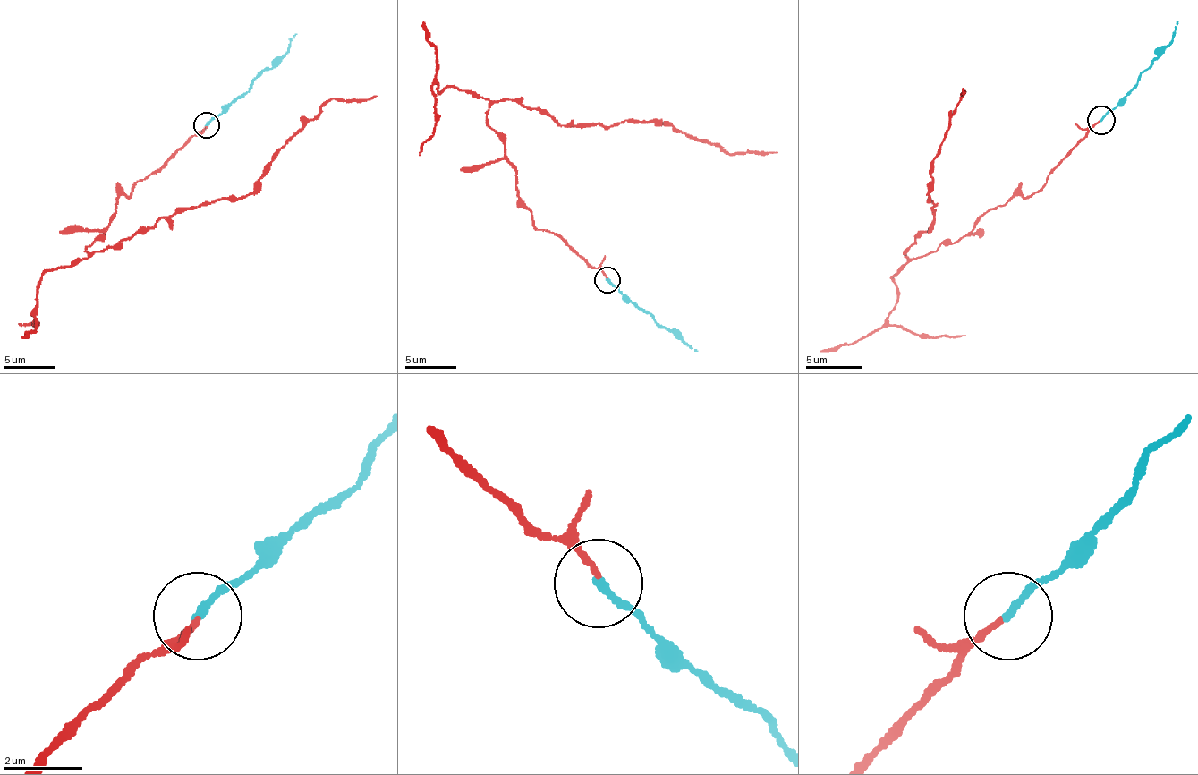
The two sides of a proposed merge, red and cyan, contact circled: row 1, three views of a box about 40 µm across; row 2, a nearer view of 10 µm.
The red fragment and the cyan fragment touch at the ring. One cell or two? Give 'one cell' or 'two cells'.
one cell

